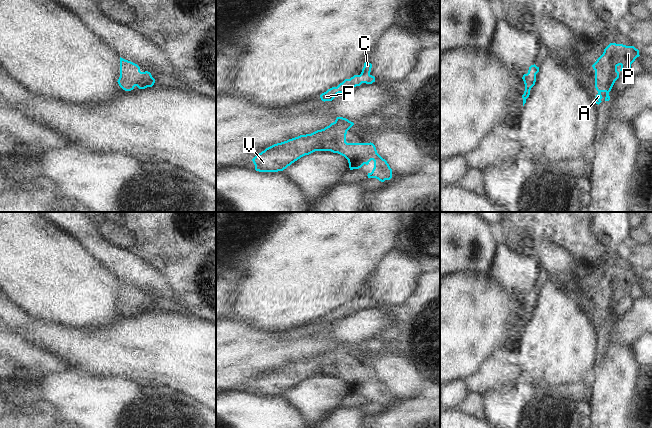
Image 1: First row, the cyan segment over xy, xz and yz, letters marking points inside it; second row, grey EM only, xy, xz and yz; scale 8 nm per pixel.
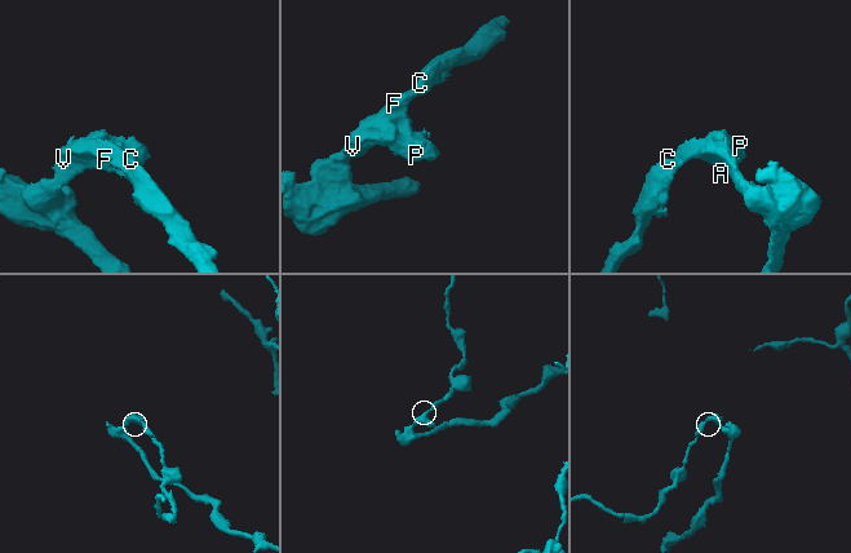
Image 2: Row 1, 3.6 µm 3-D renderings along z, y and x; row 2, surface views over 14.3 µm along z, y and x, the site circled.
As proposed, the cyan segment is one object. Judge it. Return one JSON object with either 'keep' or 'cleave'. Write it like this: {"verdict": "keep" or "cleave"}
{"verdict": "keep"}

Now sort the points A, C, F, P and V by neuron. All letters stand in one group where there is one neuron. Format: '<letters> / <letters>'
A C F P V

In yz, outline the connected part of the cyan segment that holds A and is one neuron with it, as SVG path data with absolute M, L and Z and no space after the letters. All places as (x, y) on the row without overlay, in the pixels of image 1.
M610 267L604 273L603 278L592 289L595 294L595 312L598 315L596 328L602 326L602 316L606 317L605 325L610 324L609 316L619 302L617 291L620 289L620 295L631 296L631 288L639 280L639 274L634 270Z

